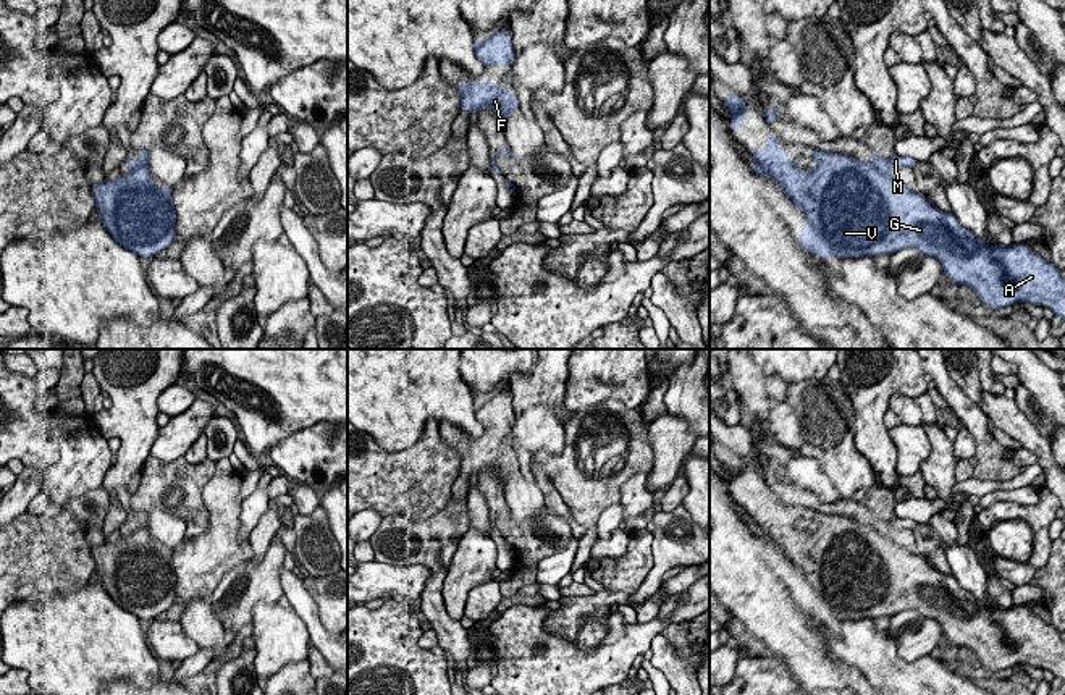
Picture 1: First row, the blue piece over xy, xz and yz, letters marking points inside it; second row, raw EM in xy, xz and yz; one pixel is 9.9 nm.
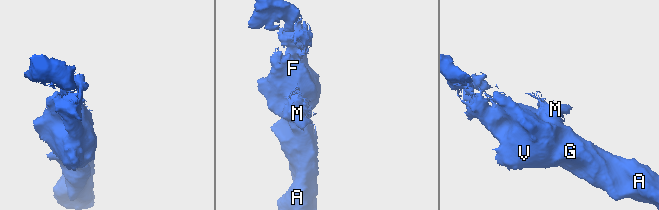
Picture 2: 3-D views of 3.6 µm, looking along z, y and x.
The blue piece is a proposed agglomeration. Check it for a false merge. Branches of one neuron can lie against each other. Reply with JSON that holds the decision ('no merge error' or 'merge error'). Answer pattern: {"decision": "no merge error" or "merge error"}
{"decision": "no merge error"}

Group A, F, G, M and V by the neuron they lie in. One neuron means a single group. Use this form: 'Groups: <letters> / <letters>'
Groups: A F G M V

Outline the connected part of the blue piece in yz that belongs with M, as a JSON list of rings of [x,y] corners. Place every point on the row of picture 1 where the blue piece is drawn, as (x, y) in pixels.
[[[777,133],[769,136],[769,142],[760,152],[748,149],[758,163],[751,171],[761,176],[771,176],[782,192],[805,213],[808,223],[802,225],[802,236],[798,238],[798,244],[803,251],[810,254],[815,252],[819,259],[844,259],[865,255],[876,257],[894,254],[905,247],[916,247],[921,254],[936,257],[945,267],[944,273],[950,281],[973,288],[981,302],[991,309],[996,310],[1013,302],[1029,302],[1050,309],[1065,322],[1065,280],[1060,276],[1060,270],[1052,262],[1034,254],[1025,242],[1008,247],[999,244],[987,246],[984,239],[976,238],[970,230],[963,228],[953,213],[945,213],[932,207],[924,194],[913,192],[902,183],[897,183],[890,176],[890,170],[902,166],[915,168],[916,160],[913,157],[899,157],[895,154],[892,158],[882,158],[873,150],[873,162],[865,163],[855,157],[823,152],[811,147],[811,157],[819,160],[819,166],[805,173],[787,157],[787,149],[777,147],[777,137]]]

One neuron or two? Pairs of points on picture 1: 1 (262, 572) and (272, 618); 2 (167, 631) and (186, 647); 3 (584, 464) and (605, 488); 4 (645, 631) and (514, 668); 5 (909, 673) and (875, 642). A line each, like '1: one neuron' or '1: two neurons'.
1: two neurons
2: one neuron
3: one neuron
4: one neuron
5: one neuron

